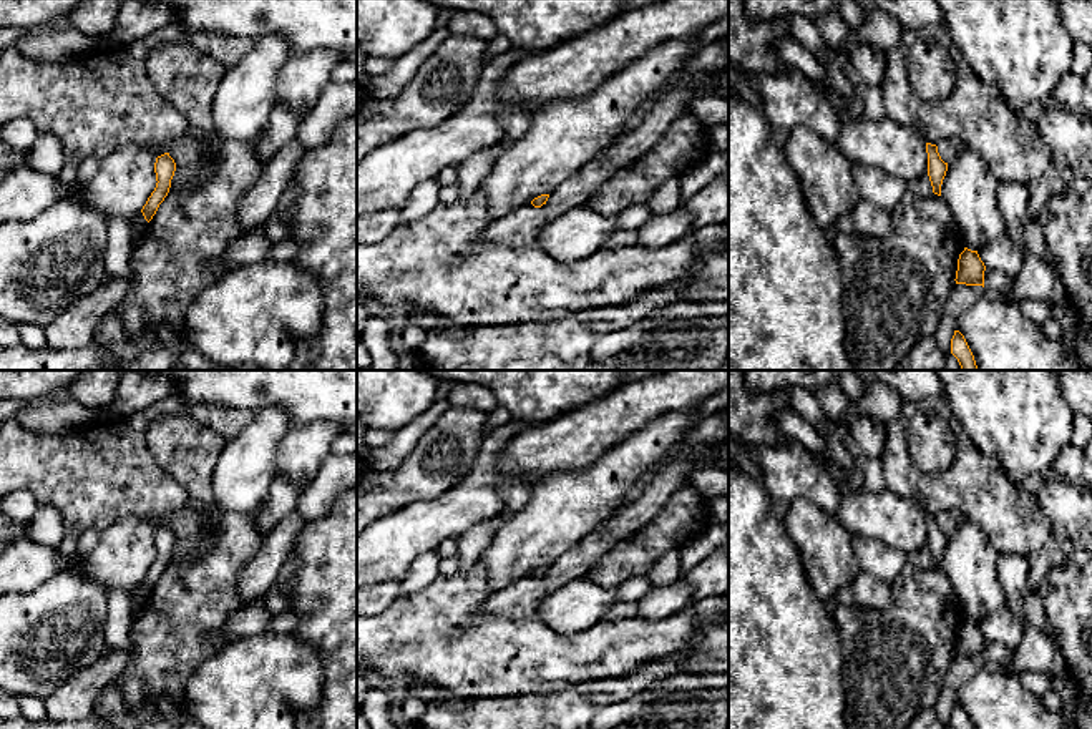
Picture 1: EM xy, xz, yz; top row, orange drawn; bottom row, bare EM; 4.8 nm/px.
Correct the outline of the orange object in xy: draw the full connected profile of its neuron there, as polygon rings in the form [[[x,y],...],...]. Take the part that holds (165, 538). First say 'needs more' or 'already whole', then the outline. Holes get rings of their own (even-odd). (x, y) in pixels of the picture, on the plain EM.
already whole; [[[164,525],[164,526],[156,530],[154,545],[156,545],[158,555],[156,555],[154,563],[151,565],[151,568],[148,570],[146,576],[141,581],[141,585],[148,594],[153,591],[159,576],[168,568],[174,543],[176,543],[176,535],[169,528],[169,525]]]

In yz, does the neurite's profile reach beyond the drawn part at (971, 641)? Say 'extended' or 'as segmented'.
as segmented

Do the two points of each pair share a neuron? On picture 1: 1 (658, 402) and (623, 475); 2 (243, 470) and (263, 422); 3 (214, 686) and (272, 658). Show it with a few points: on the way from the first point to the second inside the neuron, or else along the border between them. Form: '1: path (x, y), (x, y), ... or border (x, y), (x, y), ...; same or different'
1: border (684, 409), (664, 412), (614, 445); different
2: path (249, 459), (263, 434); same
3: path (229, 686), (244, 686), (258, 673); same

